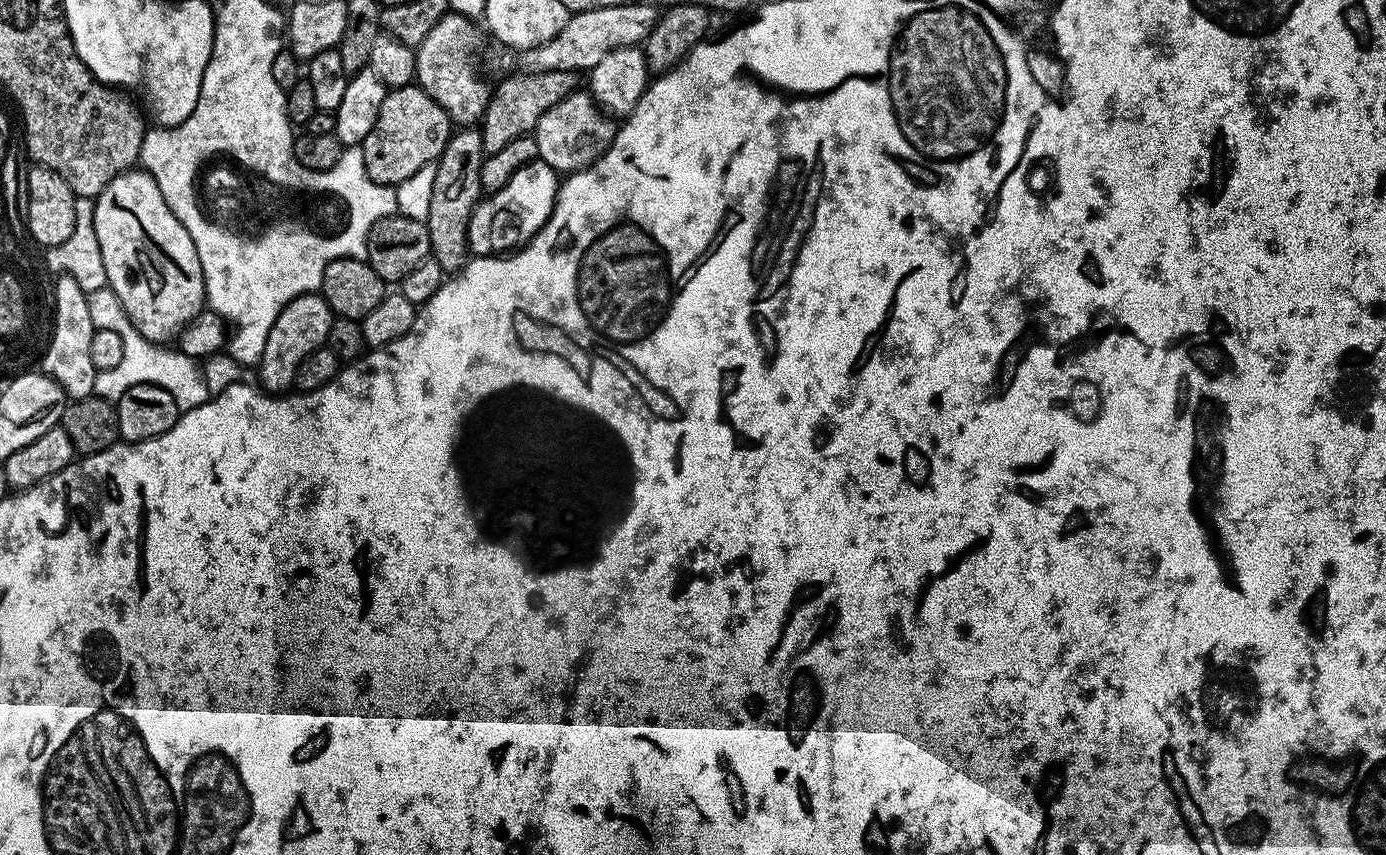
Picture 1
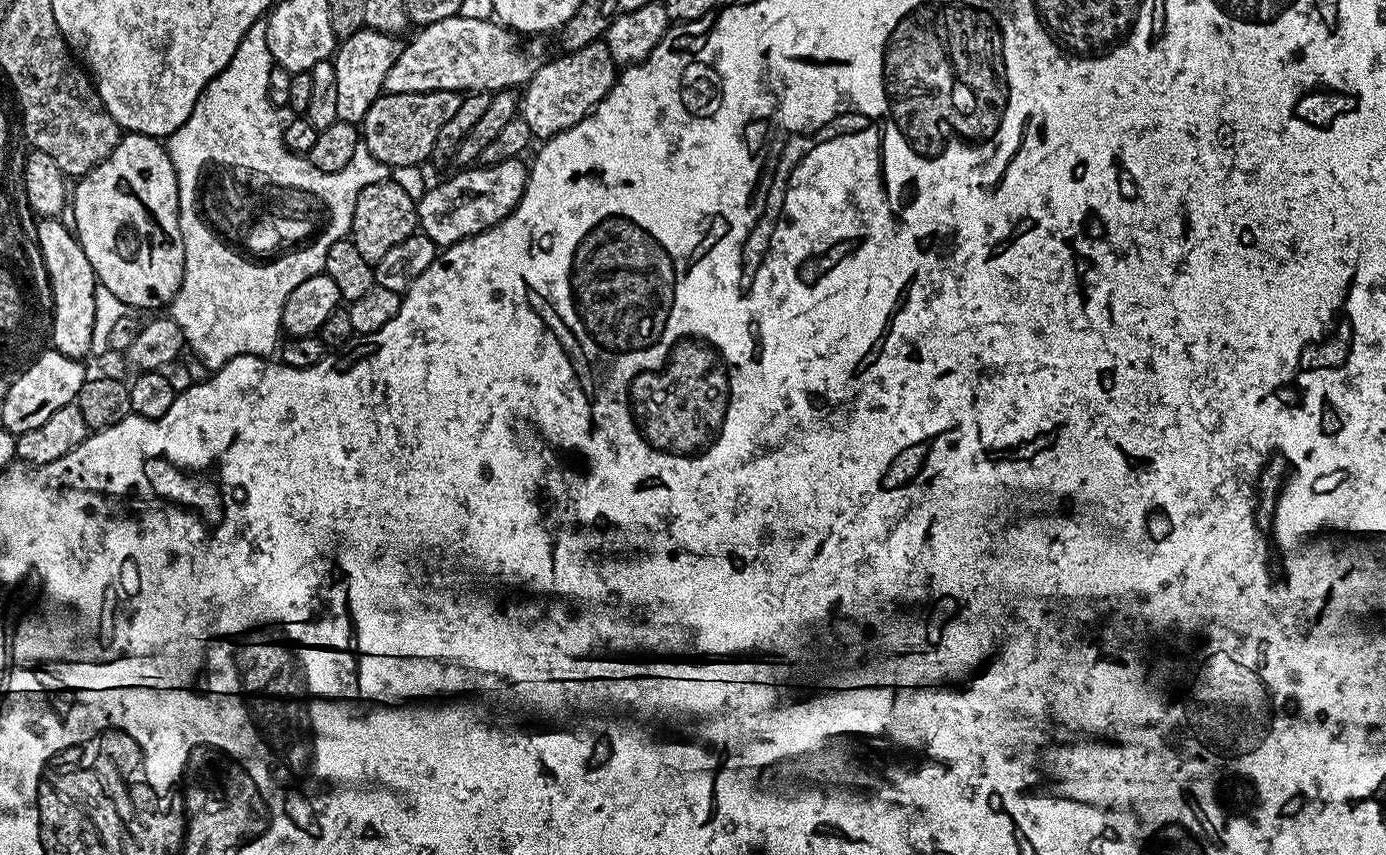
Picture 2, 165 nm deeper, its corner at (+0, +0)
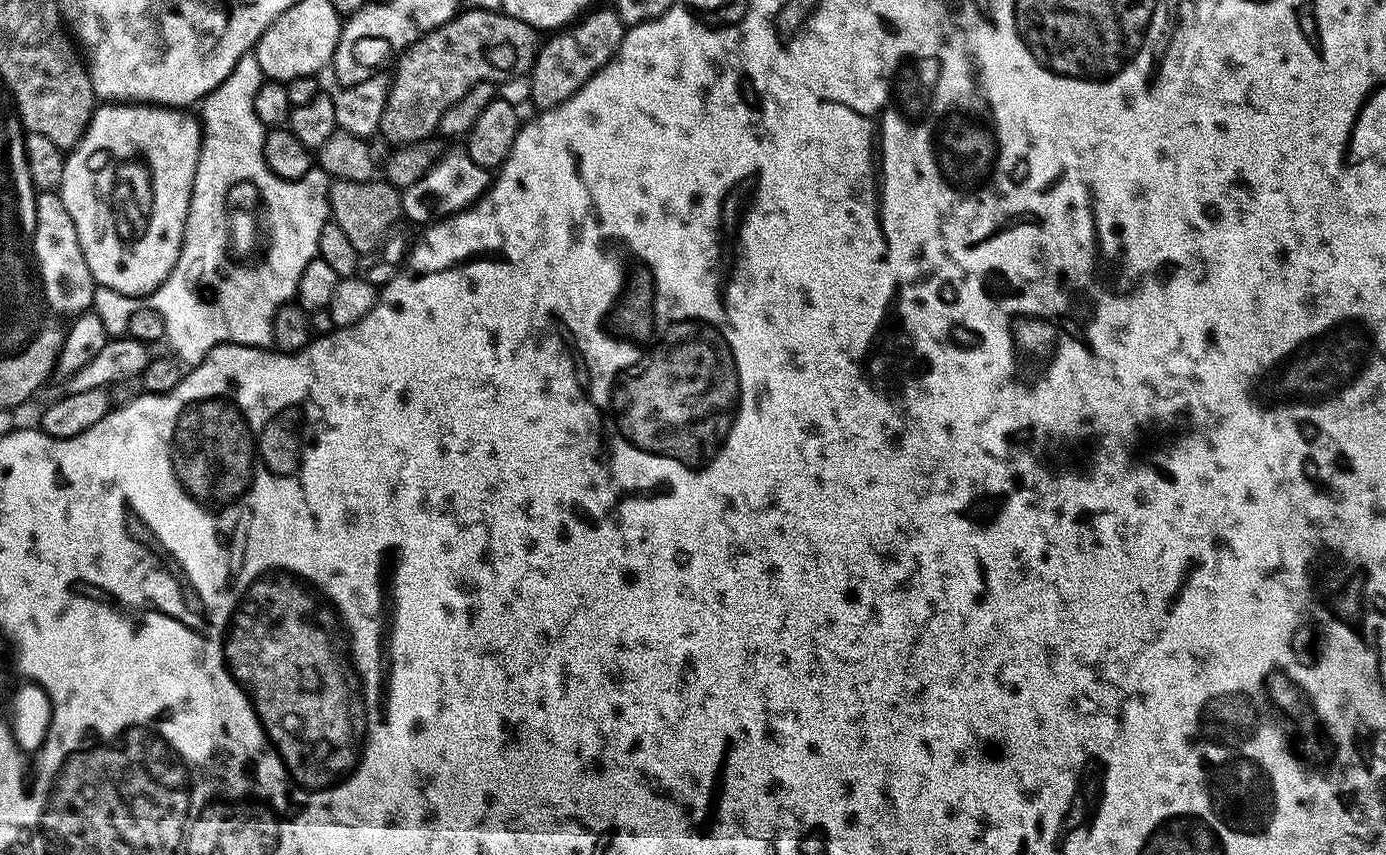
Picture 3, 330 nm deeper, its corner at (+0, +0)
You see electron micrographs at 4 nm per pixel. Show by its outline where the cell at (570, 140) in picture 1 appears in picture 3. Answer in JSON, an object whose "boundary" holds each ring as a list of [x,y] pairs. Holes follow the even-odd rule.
{"boundary":[[[611,7],[604,8],[601,12],[592,10],[587,13],[579,22],[557,31],[555,34],[543,41],[540,45],[540,52],[536,55],[536,62],[532,65],[530,83],[532,86],[531,103],[537,105],[537,109],[553,108],[562,102],[566,102],[575,94],[601,68],[605,68],[609,60],[616,55],[618,46],[622,42],[626,31],[626,25],[620,16]]]}

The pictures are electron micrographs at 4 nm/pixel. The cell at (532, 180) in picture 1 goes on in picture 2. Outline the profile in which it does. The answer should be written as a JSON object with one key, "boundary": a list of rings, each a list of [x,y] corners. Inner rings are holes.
{"boundary":[[[523,159],[507,160],[501,164],[468,166],[456,170],[449,180],[427,189],[416,206],[418,228],[436,243],[437,249],[449,248],[471,236],[482,234],[487,228],[500,224],[524,197],[528,168]]]}

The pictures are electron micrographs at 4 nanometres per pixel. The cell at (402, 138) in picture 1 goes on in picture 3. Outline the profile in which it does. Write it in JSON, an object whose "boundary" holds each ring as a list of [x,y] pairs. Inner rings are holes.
{"boundary":[[[476,8],[473,12],[461,11],[442,27],[435,28],[421,40],[412,43],[411,50],[399,53],[395,61],[396,77],[391,77],[386,106],[378,129],[379,135],[384,135],[389,140],[389,145],[413,144],[429,139],[439,129],[442,114],[446,114],[446,110],[450,110],[450,106],[454,106],[454,102],[458,102],[462,94],[466,94],[466,90],[470,90],[478,82],[488,80],[491,84],[500,86],[503,85],[503,80],[511,81],[517,73],[531,73],[536,55],[540,52],[541,33],[534,26],[508,16],[503,10],[495,11],[487,12],[484,8]]]}

